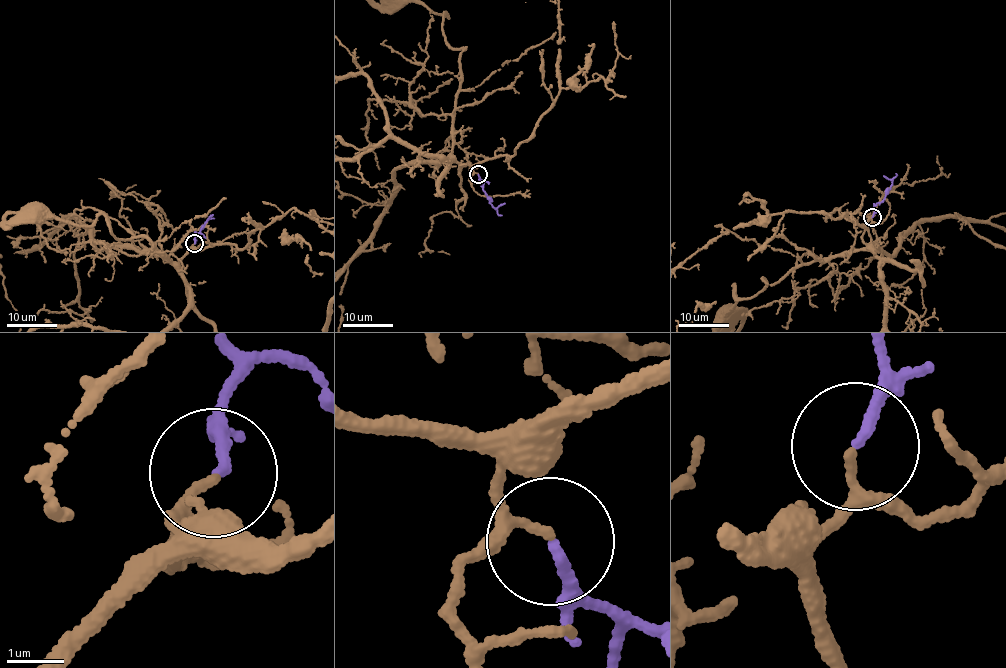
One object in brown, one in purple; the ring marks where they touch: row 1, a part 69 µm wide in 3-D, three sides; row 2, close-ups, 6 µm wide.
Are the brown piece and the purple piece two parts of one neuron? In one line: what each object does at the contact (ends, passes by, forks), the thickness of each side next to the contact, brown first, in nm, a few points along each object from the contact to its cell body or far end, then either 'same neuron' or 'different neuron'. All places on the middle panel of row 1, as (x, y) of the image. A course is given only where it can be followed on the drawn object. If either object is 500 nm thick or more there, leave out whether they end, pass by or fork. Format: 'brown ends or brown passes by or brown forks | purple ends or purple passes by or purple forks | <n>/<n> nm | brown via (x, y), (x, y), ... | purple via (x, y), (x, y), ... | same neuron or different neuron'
brown passes by | purple ends | 130/170 nm | brown via (477, 173), (452, 153), (465, 48), (452, 47), (446, 40), (446, 14) | purple via (478, 174), (492, 206), (505, 203) | same neuron

